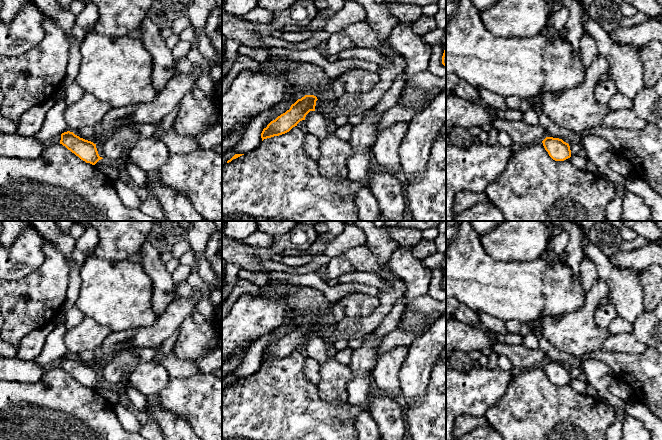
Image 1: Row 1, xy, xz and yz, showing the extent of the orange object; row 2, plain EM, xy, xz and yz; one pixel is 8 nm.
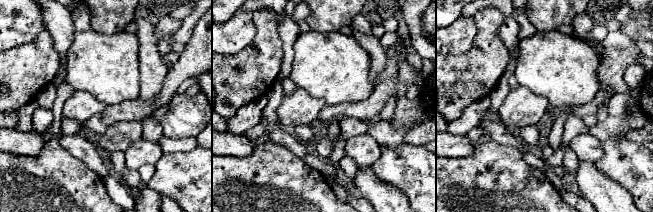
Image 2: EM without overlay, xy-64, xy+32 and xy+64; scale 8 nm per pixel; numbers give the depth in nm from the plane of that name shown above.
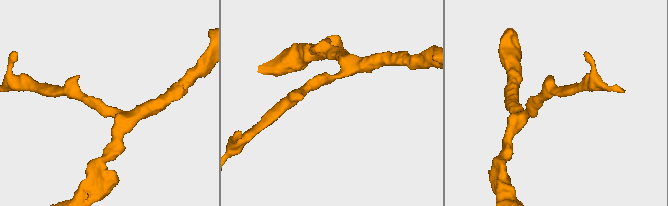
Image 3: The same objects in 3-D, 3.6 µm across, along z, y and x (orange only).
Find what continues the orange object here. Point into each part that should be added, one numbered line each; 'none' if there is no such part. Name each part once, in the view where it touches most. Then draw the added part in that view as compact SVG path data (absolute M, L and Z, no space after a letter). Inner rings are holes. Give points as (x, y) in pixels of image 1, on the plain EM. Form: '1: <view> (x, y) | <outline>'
none

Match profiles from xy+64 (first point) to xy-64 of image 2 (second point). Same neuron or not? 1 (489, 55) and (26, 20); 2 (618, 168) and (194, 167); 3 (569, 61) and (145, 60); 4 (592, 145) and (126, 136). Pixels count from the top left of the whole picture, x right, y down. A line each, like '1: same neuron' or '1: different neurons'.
1: different neurons
2: same neuron
3: different neurons
4: different neurons

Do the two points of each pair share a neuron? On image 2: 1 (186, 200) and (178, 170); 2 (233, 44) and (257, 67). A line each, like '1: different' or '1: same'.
1: same
2: different

